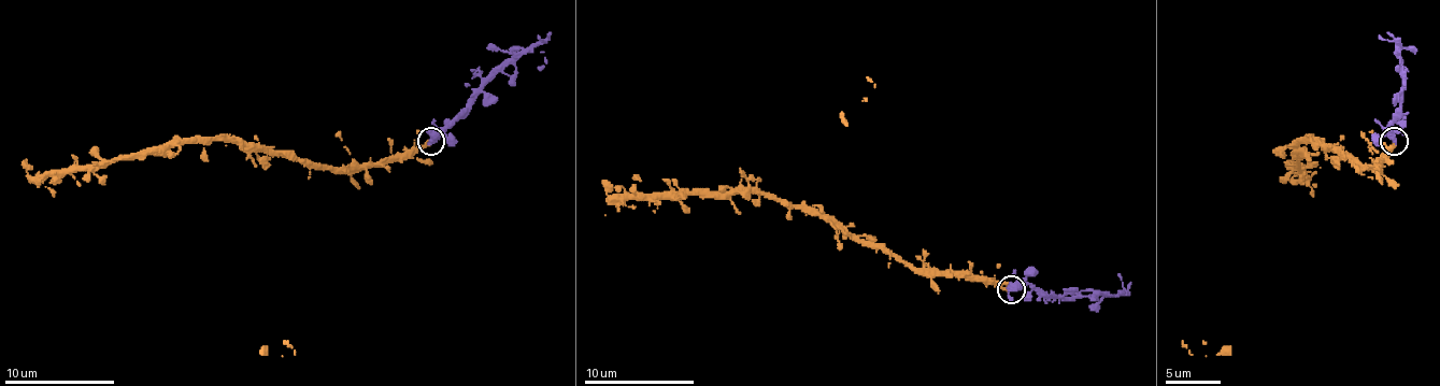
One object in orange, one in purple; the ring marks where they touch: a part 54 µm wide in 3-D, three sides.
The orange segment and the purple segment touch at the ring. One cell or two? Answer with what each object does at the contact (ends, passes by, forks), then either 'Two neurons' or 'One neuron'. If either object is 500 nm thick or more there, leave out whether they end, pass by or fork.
At the ring orange ends. At the ring purple passes by. One neuron

